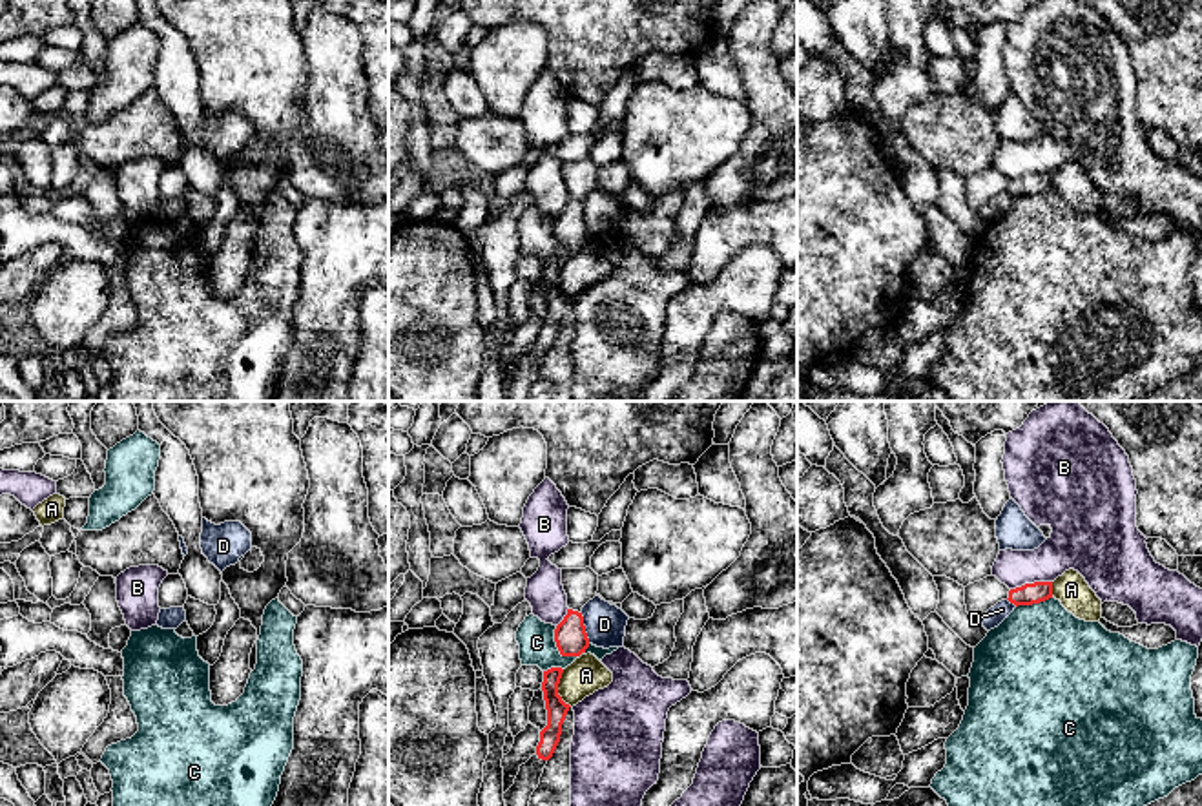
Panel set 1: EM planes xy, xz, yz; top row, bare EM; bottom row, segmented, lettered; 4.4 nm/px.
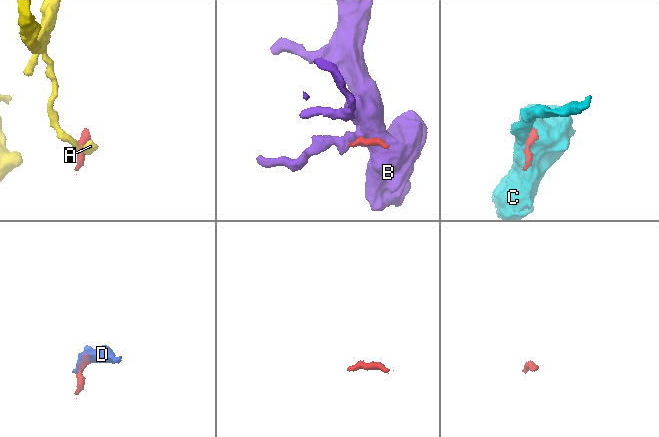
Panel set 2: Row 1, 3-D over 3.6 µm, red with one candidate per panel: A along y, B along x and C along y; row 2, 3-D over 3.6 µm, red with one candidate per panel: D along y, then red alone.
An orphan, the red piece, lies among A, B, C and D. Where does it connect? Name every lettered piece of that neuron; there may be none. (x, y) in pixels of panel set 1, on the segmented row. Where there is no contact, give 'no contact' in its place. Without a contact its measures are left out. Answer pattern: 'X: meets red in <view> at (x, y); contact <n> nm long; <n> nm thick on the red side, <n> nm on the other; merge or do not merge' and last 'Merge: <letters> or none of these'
A: meets red in xz at (557, 690); contact 170 nm long; 90 nm thick on the red side, 160 nm on the other; do not merge
B: meets red in yz at (1031, 584); contact 190 nm long; 100 nm thick on the red side, 200 nm on the other; do not merge
C: meets red in xz at (560, 653); contact 180 nm long; 140 nm thick on the red side, 160 nm on the other; do not merge
D: meets red in xz at (584, 628); contact 140 nm long; 140 nm thick on the red side, 180 nm on the other; do not merge
Merge: none of these

